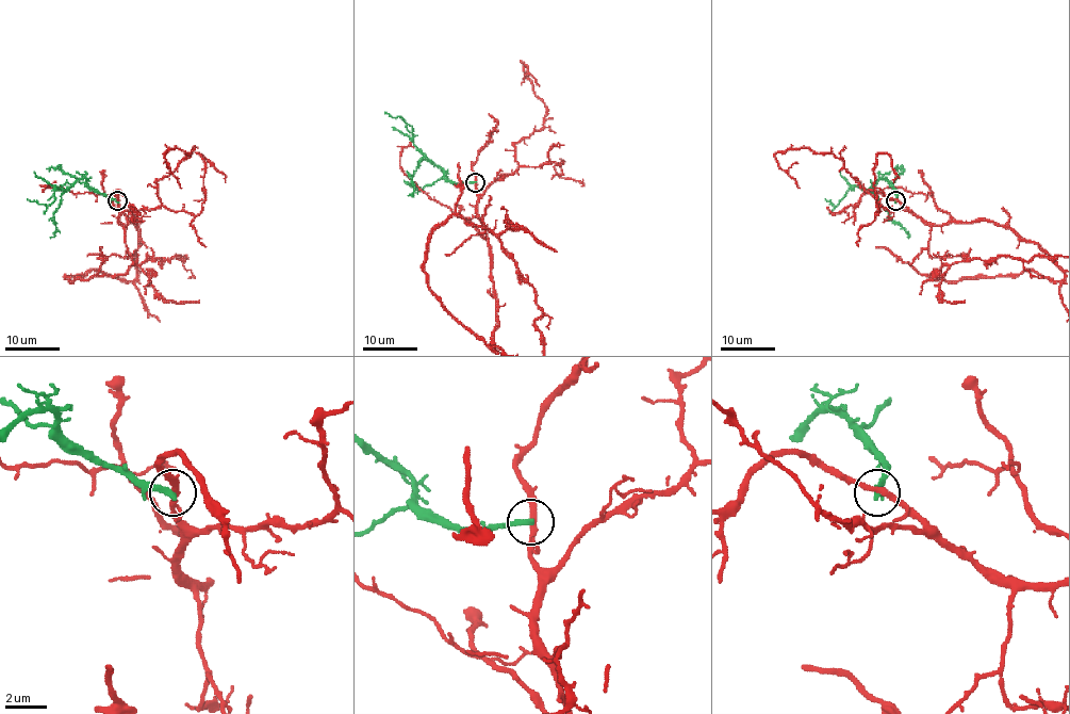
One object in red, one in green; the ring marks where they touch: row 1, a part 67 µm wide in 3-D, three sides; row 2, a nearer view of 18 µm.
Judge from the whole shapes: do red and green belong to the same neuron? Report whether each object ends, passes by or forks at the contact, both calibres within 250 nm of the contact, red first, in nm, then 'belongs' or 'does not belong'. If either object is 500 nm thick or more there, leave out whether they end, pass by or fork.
red passes by; green ends there; 280 nm thick on the red side, 300 nm on the other; does not belong

